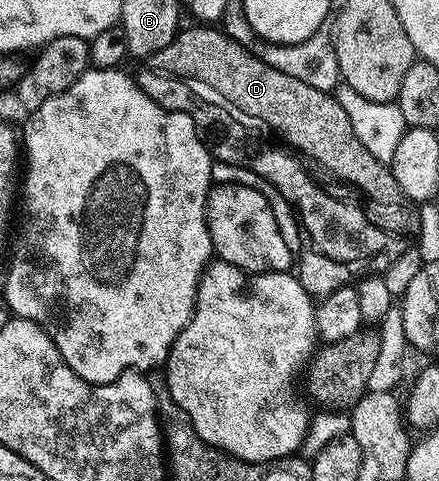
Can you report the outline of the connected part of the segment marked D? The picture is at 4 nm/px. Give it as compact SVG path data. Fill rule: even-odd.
M185 26L177 31L174 41L170 41L166 49L158 49L158 53L147 59L147 66L188 83L190 89L194 89L194 93L202 97L202 101L227 109L238 121L267 129L269 132L272 130L274 134L281 135L289 143L285 144L293 152L299 153L305 160L313 159L318 166L325 167L330 174L344 179L345 184L360 183L360 187L364 187L368 195L376 195L380 203L396 203L400 190L398 181L394 181L391 166L378 162L374 153L370 153L370 149L366 149L362 141L358 141L358 136L354 134L354 129L350 125L350 117L346 117L346 109L338 105L335 94L314 89L314 85L306 85L306 81L298 81L298 77L290 77L290 73L281 73L280 70L274 69L259 54L256 56L254 52L247 51L238 40L223 35L218 29L219 26L196 26L200 27Z

